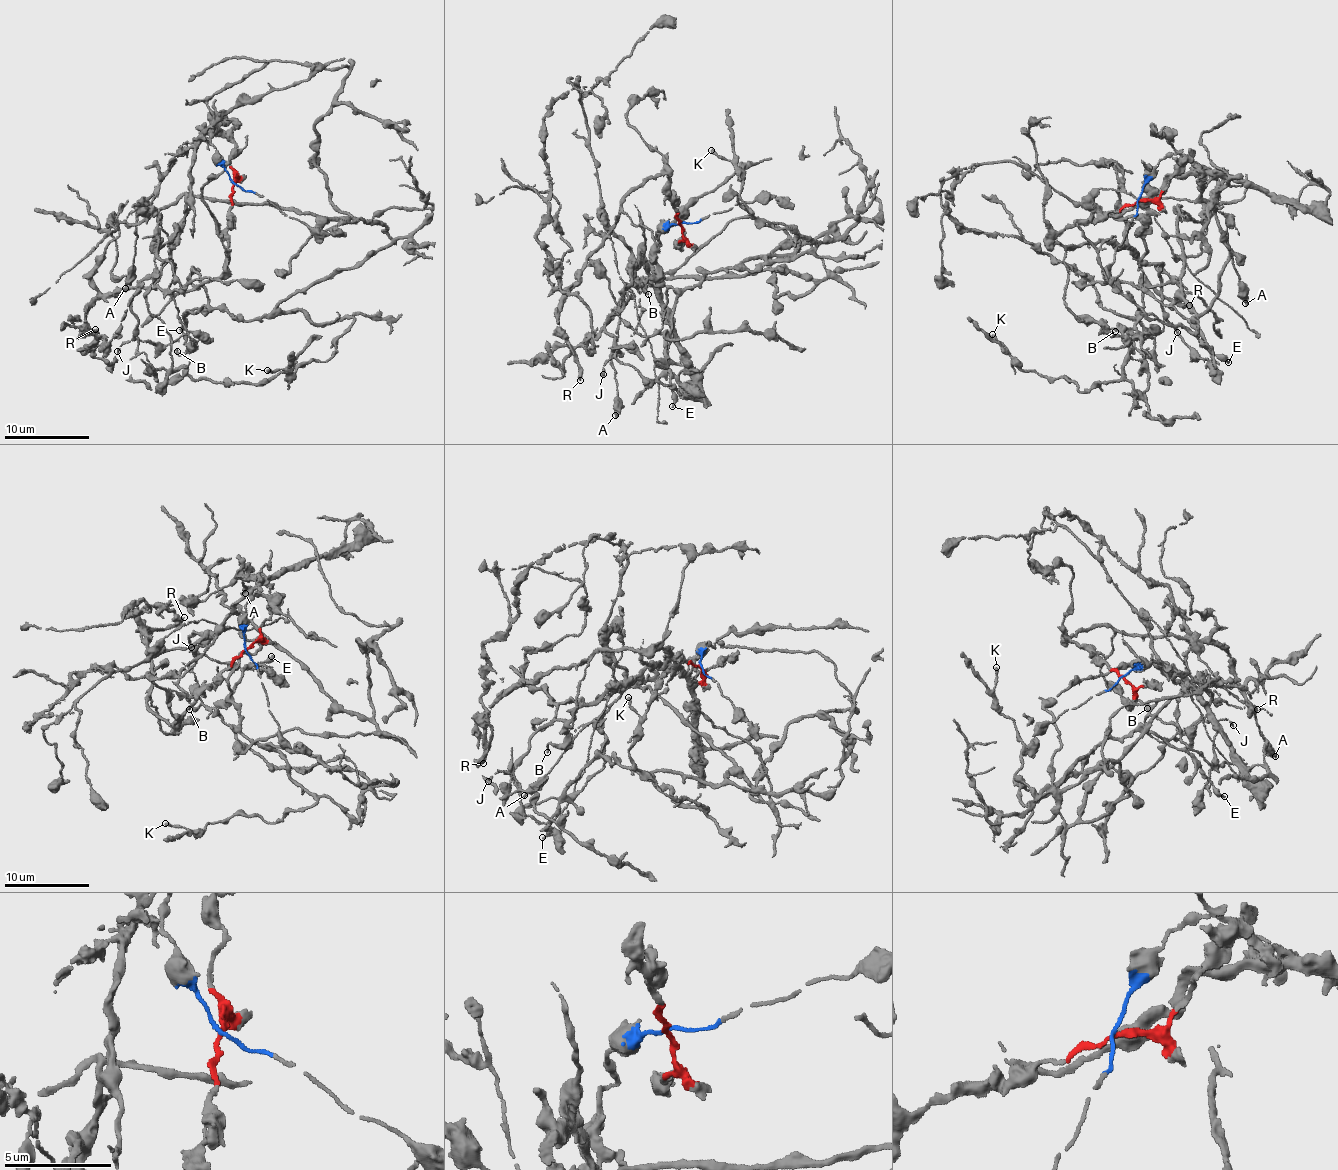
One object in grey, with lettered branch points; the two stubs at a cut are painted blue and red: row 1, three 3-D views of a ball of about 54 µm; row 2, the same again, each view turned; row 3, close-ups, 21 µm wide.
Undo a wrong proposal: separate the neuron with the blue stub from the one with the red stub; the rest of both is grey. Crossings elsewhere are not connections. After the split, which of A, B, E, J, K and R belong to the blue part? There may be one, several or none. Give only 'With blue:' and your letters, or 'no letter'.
With blue: A, E, J, K

